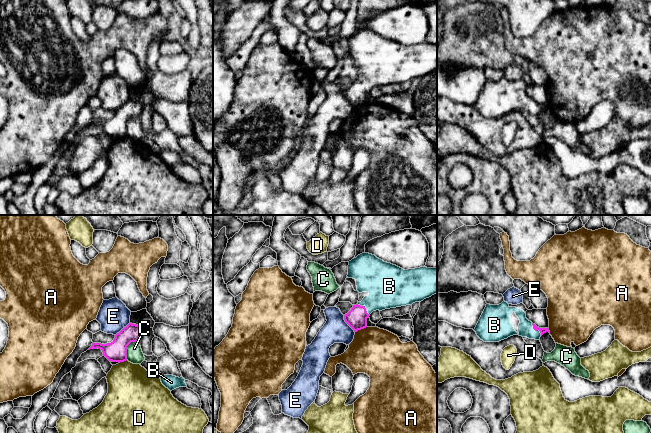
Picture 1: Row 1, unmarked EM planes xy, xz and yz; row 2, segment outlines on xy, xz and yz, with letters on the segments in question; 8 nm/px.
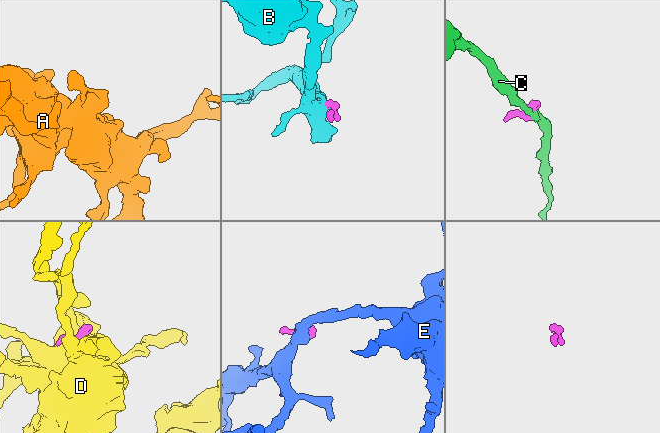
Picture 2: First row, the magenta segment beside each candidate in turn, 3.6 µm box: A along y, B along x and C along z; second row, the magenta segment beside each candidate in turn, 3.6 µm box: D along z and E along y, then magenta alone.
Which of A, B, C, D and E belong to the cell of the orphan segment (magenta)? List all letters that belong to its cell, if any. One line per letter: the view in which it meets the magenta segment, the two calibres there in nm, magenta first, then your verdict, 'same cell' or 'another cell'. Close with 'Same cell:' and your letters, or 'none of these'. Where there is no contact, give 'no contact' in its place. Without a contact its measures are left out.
A: meets magenta in xz; 170 nm thick on the magenta side, 380 nm on the other; another cell
B: meets magenta in yz; 50 nm thick on the magenta side, 140 nm on the other; same cell
C: meets magenta in xy; 170 nm thick on the magenta side, 130 nm on the other; another cell
D: meets magenta in xy; 170 nm thick on the magenta side, 400 nm on the other; another cell
E: meets magenta in xz; 170 nm thick on the magenta side, 200 nm on the other; another cell
Same cell: B

